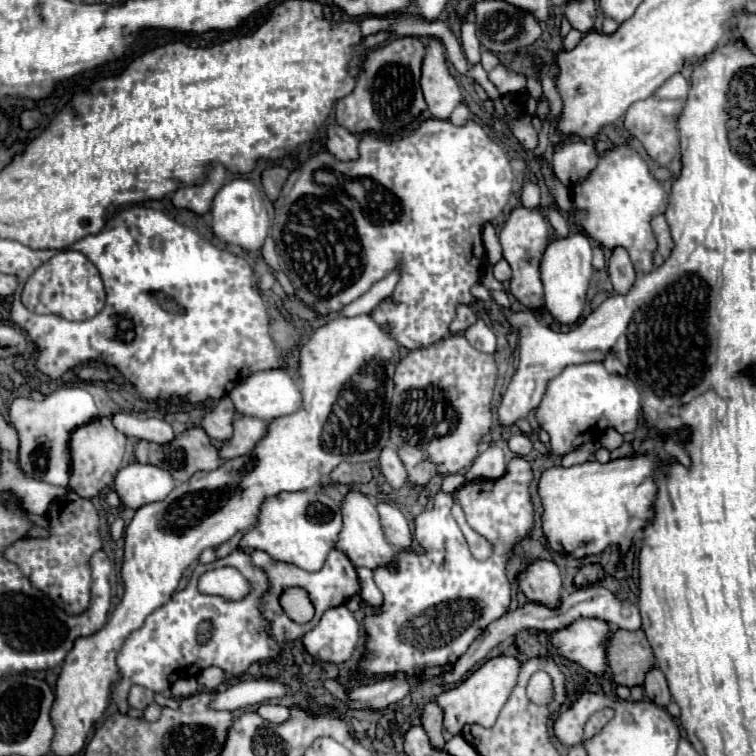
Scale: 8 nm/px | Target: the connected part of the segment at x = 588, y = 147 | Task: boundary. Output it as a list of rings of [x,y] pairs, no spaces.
[[[571,142],[571,144],[559,144],[553,154],[553,172],[557,180],[571,188],[585,180],[593,168],[599,164],[599,152],[595,144],[589,142]]]

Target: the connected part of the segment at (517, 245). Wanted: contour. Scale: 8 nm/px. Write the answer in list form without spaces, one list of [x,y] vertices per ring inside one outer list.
[[[515,208],[507,218],[499,242],[503,246],[503,258],[509,262],[513,276],[509,282],[509,294],[515,296],[525,308],[537,310],[543,304],[543,286],[539,280],[539,260],[547,242],[547,222],[541,208]]]

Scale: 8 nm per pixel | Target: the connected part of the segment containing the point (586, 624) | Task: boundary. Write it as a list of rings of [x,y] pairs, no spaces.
[[[581,618],[561,630],[555,630],[549,636],[549,642],[555,646],[559,656],[599,676],[607,668],[603,640],[607,640],[609,634],[611,626],[607,622]]]

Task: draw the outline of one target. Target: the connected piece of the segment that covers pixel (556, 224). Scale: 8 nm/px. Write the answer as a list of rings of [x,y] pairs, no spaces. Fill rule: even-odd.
[[[555,204],[548,206],[548,208],[549,209],[546,209],[547,220],[552,225],[555,234],[557,236],[568,236],[570,229],[565,217],[561,214],[560,210],[557,209]]]

